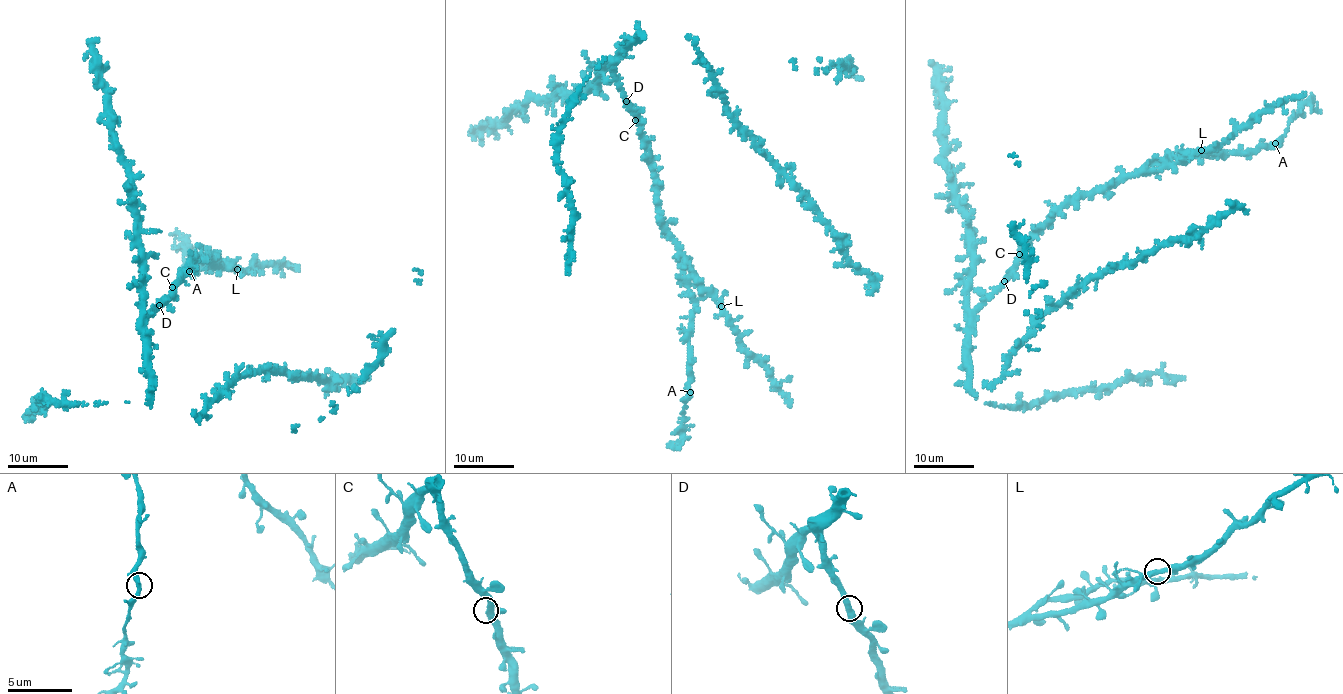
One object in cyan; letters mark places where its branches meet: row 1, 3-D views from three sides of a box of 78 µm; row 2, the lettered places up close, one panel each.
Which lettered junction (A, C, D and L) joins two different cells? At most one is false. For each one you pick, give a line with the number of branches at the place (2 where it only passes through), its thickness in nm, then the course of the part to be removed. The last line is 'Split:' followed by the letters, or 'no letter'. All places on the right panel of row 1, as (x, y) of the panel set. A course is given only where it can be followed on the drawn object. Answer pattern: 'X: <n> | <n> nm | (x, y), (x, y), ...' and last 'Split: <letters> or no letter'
Split: no letter

